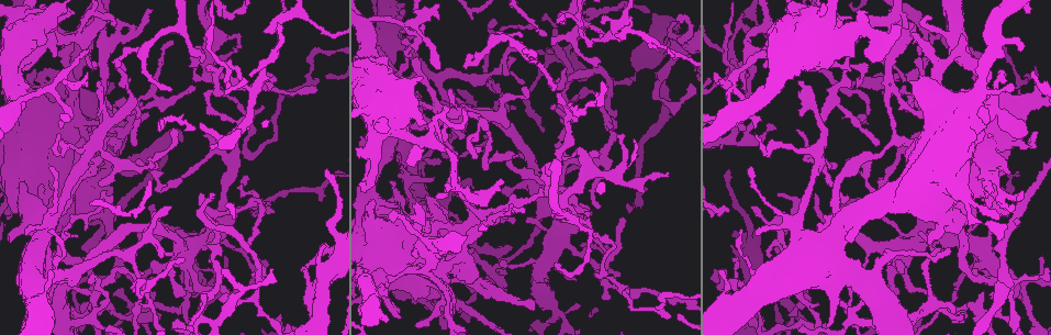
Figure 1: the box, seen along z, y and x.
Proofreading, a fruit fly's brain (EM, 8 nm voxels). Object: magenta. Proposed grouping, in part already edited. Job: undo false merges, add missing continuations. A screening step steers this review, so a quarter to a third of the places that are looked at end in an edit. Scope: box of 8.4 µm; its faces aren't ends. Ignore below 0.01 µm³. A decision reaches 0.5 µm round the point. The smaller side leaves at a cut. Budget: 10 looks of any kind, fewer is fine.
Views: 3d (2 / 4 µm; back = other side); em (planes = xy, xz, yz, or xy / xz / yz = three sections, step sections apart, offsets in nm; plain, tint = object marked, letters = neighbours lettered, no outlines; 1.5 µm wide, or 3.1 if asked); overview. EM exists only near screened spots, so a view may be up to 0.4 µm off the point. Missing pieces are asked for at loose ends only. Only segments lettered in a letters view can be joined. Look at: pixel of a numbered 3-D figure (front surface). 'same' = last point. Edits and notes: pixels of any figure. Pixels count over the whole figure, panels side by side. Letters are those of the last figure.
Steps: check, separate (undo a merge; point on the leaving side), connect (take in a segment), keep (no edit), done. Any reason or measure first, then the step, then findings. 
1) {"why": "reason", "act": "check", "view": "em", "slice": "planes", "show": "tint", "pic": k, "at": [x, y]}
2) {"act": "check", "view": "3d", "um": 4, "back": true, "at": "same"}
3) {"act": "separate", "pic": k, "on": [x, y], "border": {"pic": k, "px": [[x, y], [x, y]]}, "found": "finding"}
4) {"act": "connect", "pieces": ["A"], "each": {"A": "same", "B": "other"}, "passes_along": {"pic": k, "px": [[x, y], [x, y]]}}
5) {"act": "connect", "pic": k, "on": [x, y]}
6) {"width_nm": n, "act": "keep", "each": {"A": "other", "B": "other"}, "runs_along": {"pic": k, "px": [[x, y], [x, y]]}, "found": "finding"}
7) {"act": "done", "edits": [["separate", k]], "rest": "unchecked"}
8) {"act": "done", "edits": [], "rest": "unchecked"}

{"why": "free end", "act": "check", "view": "3d", "um": 2, "pic": 1, "at": [514, 218]}

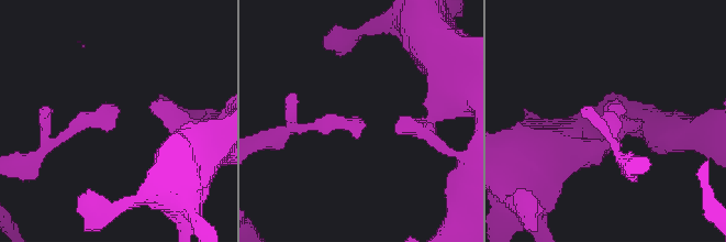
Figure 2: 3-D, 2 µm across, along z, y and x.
{"why": "shape alone is not enough", "act": "check", "view": "em", "slice": "planes", "show": "letters", "pic": 2, "at": [364, 122]}

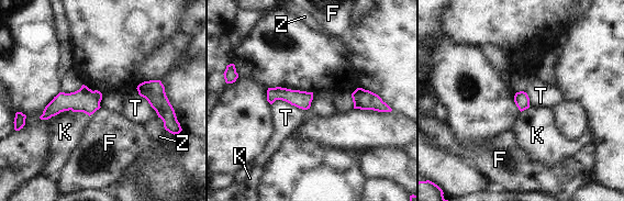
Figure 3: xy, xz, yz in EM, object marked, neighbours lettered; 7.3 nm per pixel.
{"longest_contact_nm": ["T", 280], "act": "keep", "each": {"F": "other", "K": "other", "T": "other", "Z": "other"}, "border": {"pic": 3, "px": [[271, 103], [285, 100], [308, 109]]}, "found": "no lettered segment goes on from it"}

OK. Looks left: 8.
{"why": "abrupt turn", "act": "check", "view": "em", "slice": "planes", "show": "tint", "pic": 1, "at": [663, 294]}

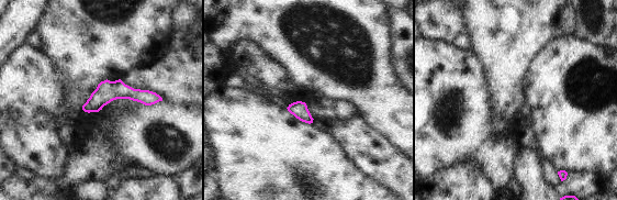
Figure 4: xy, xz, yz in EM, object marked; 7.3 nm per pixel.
{"act": "check", "view": "em", "slice": "planes", "show": "letters", "at": "same"}

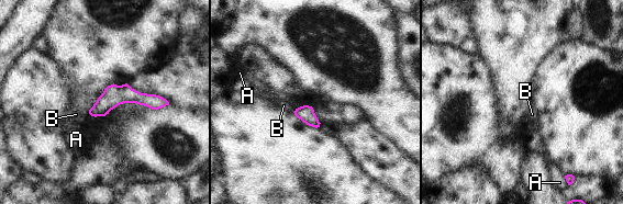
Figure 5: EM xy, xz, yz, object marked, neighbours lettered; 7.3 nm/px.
{"width_nm": 50, "act": "keep", "each": {"A": "other", "B": "other"}, "runs_along": {"pic": 5, "px": [[164, 102], [112, 97], [92, 112]]}, "found": "continuous, no second cell"}

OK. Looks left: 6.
{"why": "sharp bend", "act": "check", "view": "3d", "um": 4, "back": true, "pic": 1, "at": [251, 87]}

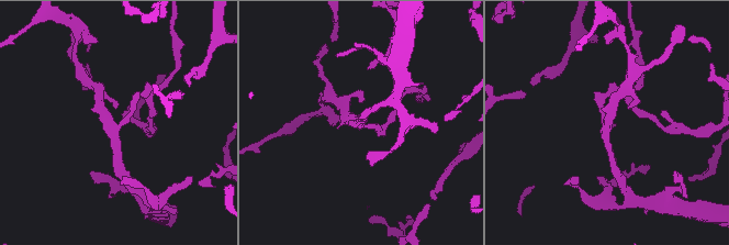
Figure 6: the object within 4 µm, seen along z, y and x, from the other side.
{"arms": 3, "act": "check", "view": "em", "slice": "xz", "step": 4, "show": "tint", "pic": 6, "at": [606, 124]}

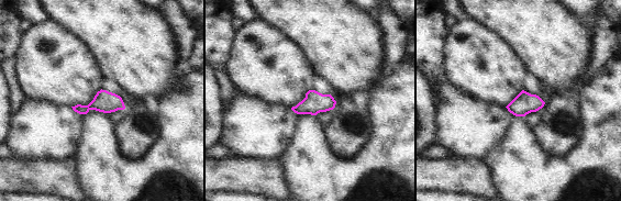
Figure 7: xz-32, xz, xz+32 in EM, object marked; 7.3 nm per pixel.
{"why": "cut it another way", "act": "check", "view": "em", "slice": "planes", "show": "letters", "at": "same"}

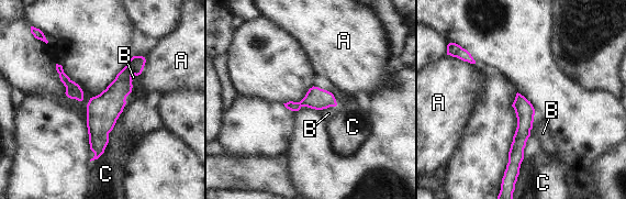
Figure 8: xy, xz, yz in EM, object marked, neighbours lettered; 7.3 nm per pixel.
{"width_nm": 140, "act": "keep", "each": {"A": "other", "B": "other", "C": "other"}, "runs_along": {"pic": 8, "px": [[142, 59], [102, 111], [97, 154]]}, "found": "all the same cell"}

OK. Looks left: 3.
{"why": "sharp bend", "act": "check", "view": "3d", "um": 4, "pic": 1, "at": [250, 153]}

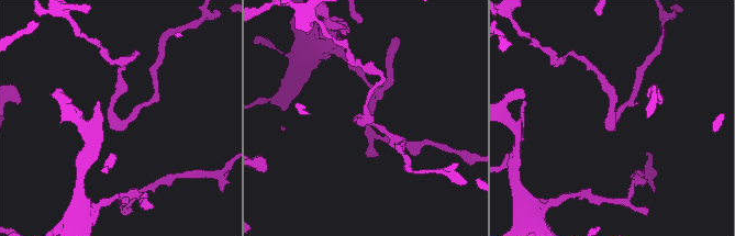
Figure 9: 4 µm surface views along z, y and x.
{"act": "check", "view": "em", "slice": "xz", "step": 4, "show": "letters", "pic": 9, "at": [118, 121]}

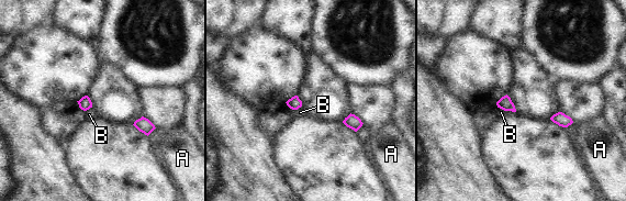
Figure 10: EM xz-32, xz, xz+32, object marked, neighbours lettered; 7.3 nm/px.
{"act": "check", "view": "em", "slice": "xy", "step": 4, "show": "letters", "at": "same"}

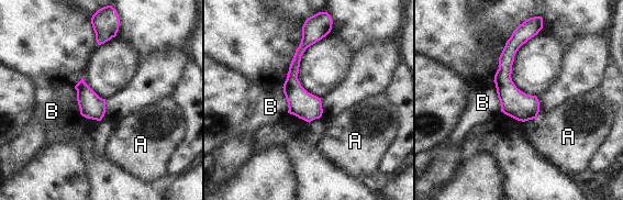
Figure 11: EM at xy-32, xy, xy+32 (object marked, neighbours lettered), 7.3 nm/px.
{"longest_contact_nm": ["B", 240], "act": "keep", "each": {"A": "other", "B": "other"}, "found": "continuous, no second cell"}

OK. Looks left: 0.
{"act": "done", "edits": [], "rest": "unchecked"}

